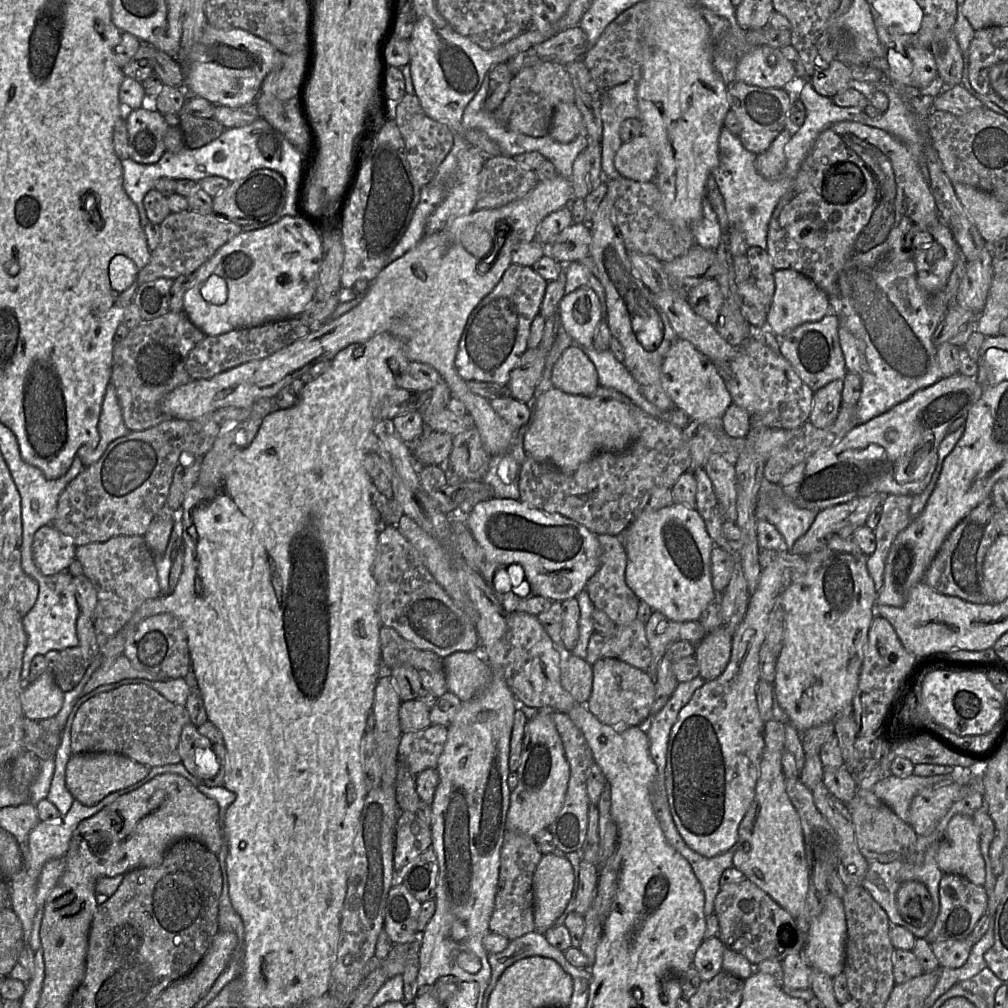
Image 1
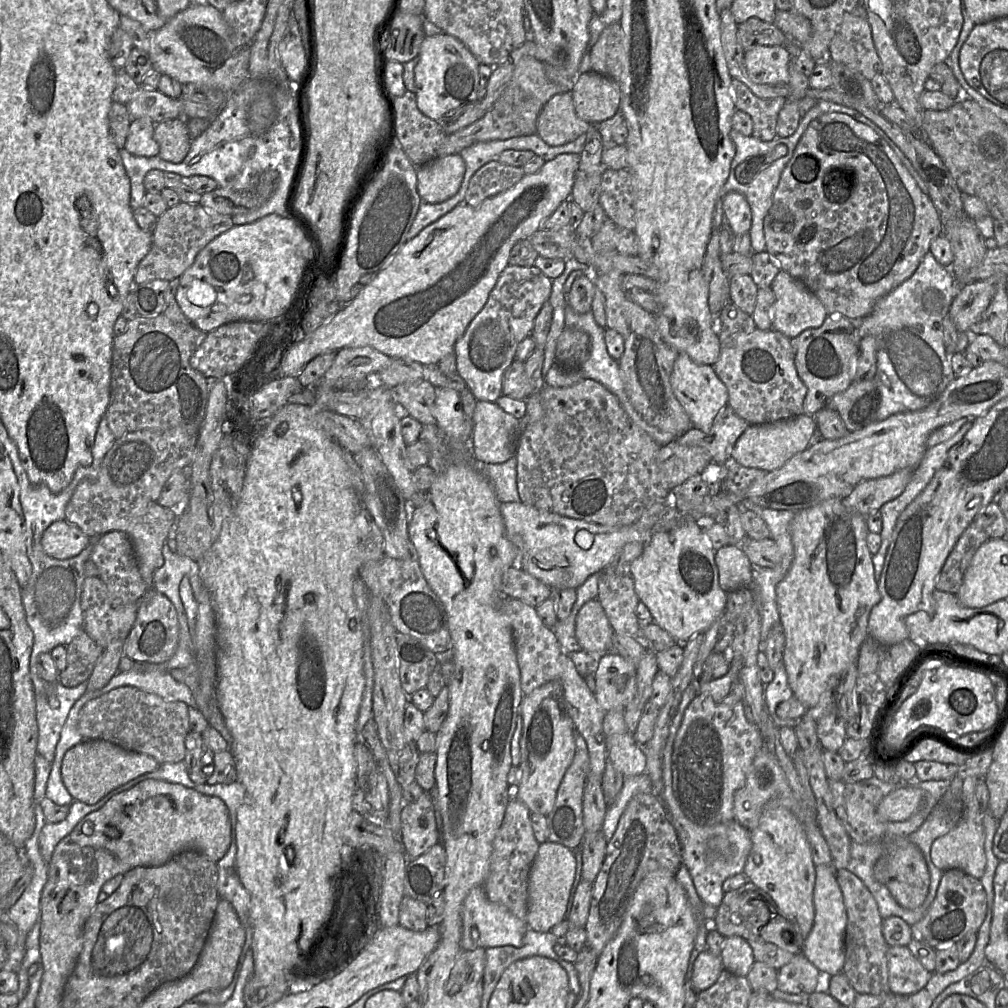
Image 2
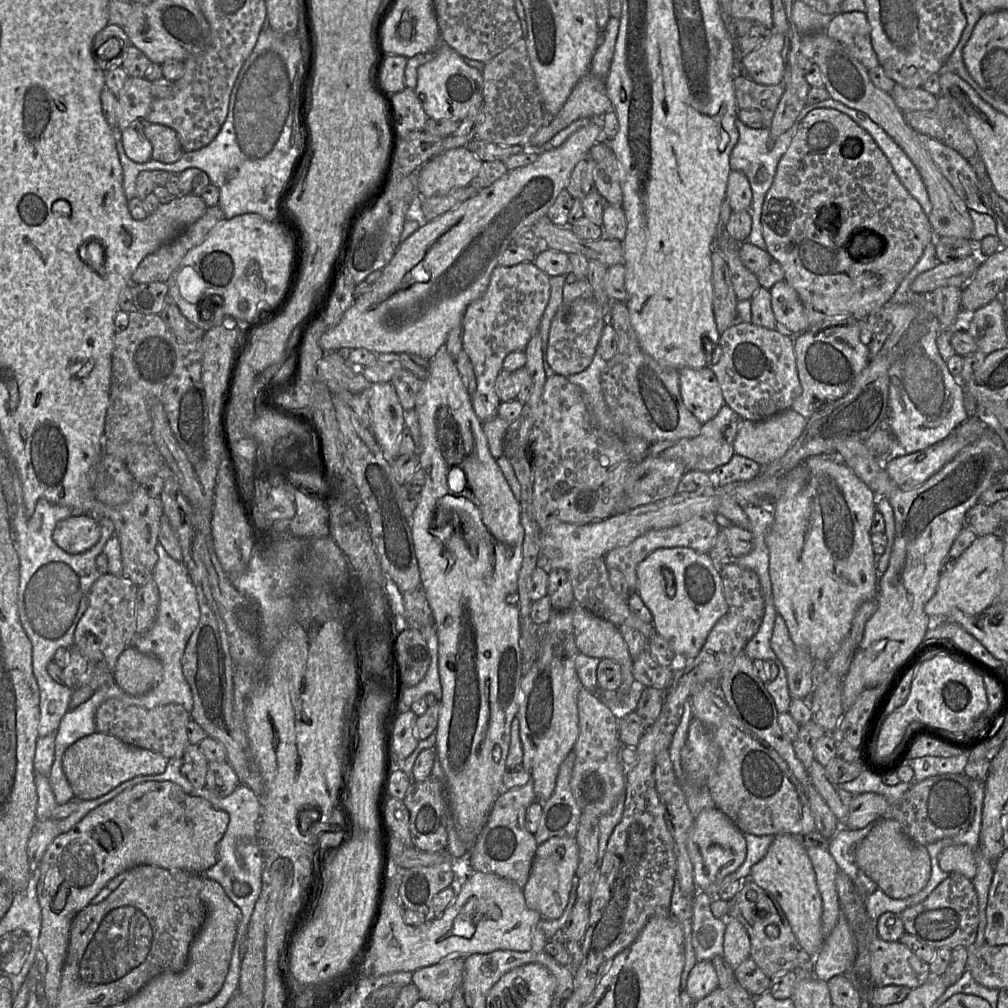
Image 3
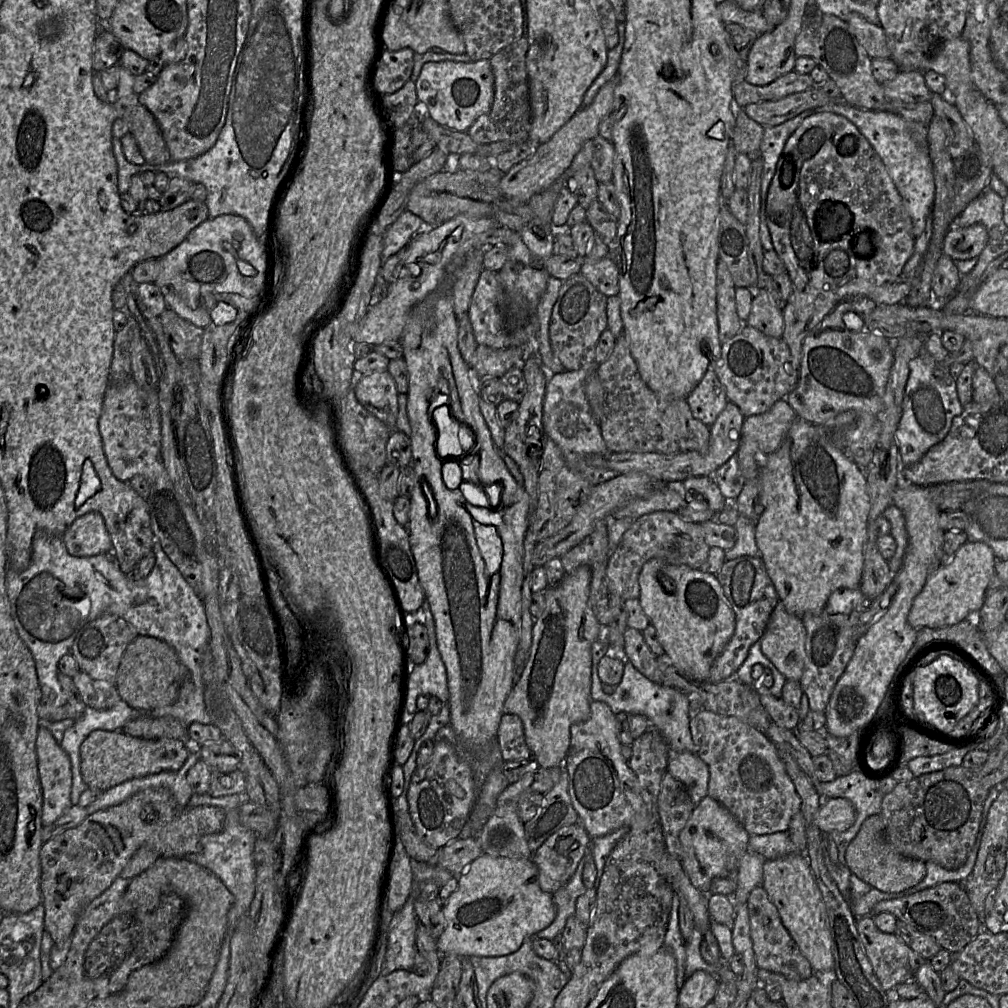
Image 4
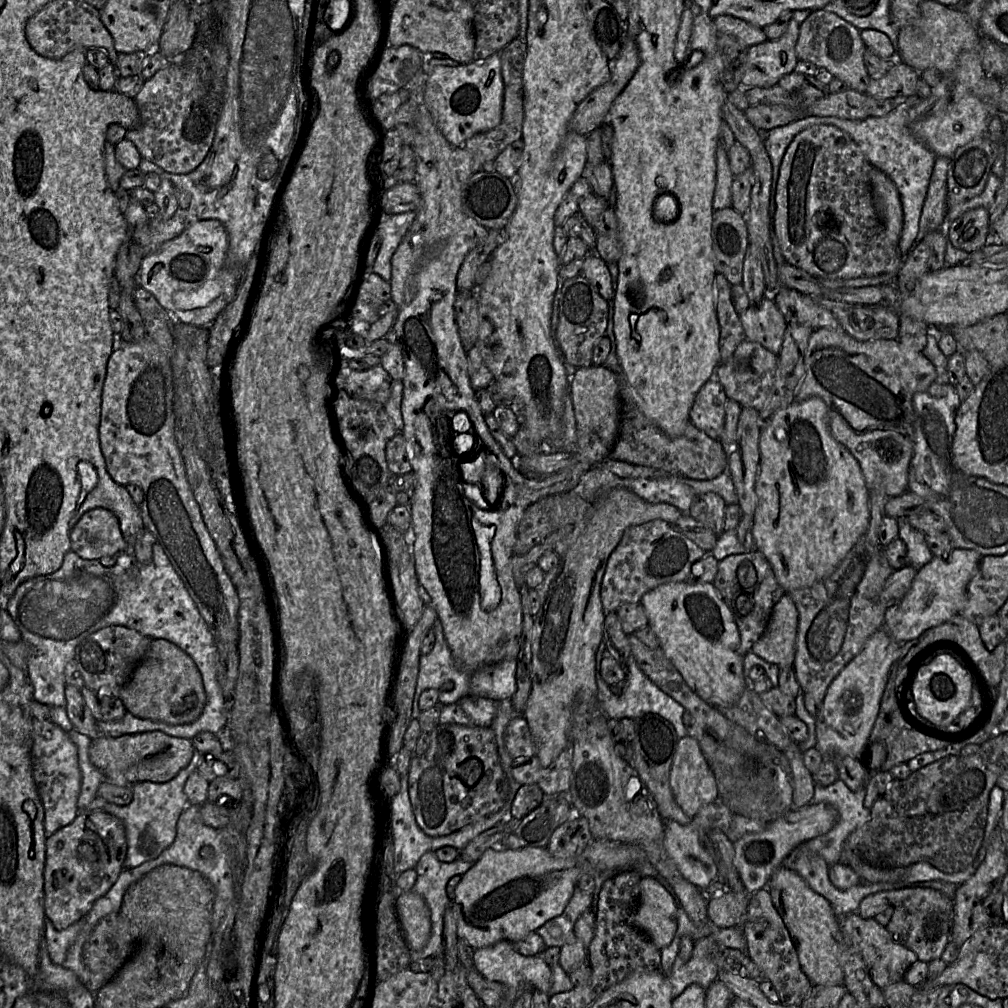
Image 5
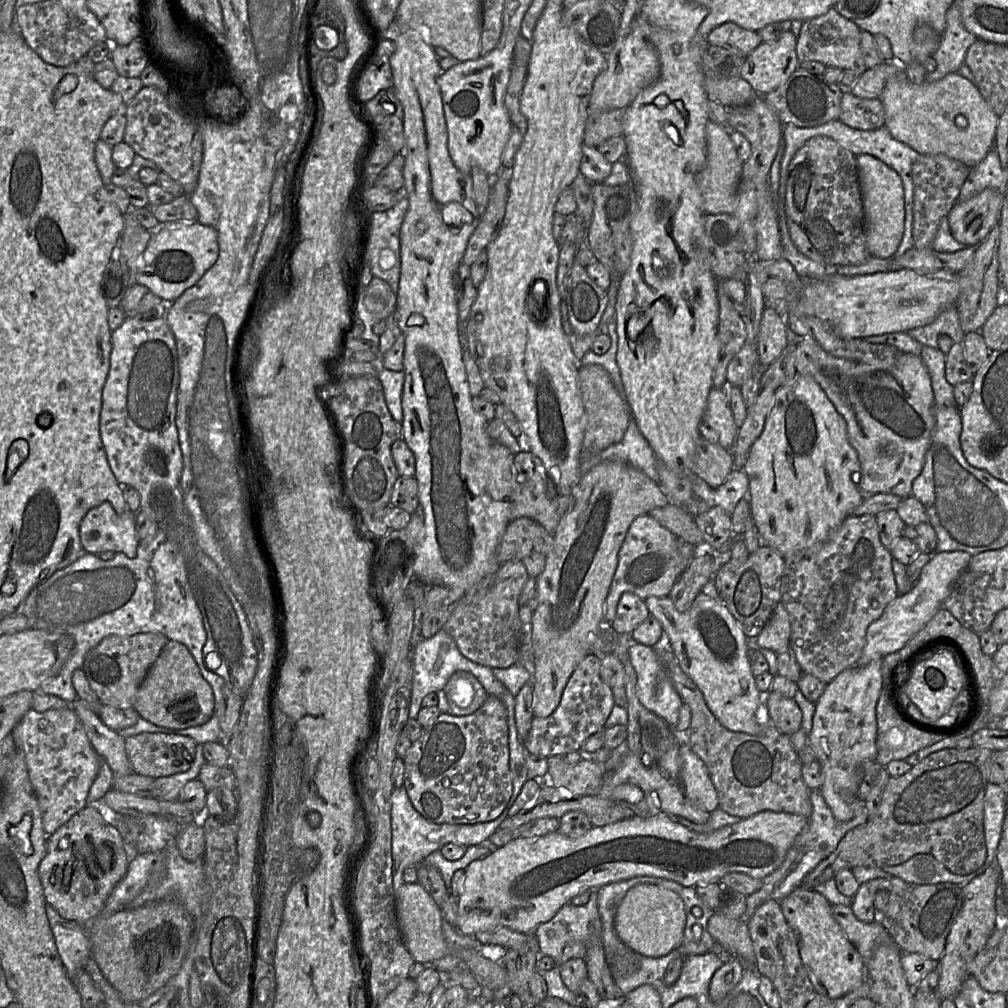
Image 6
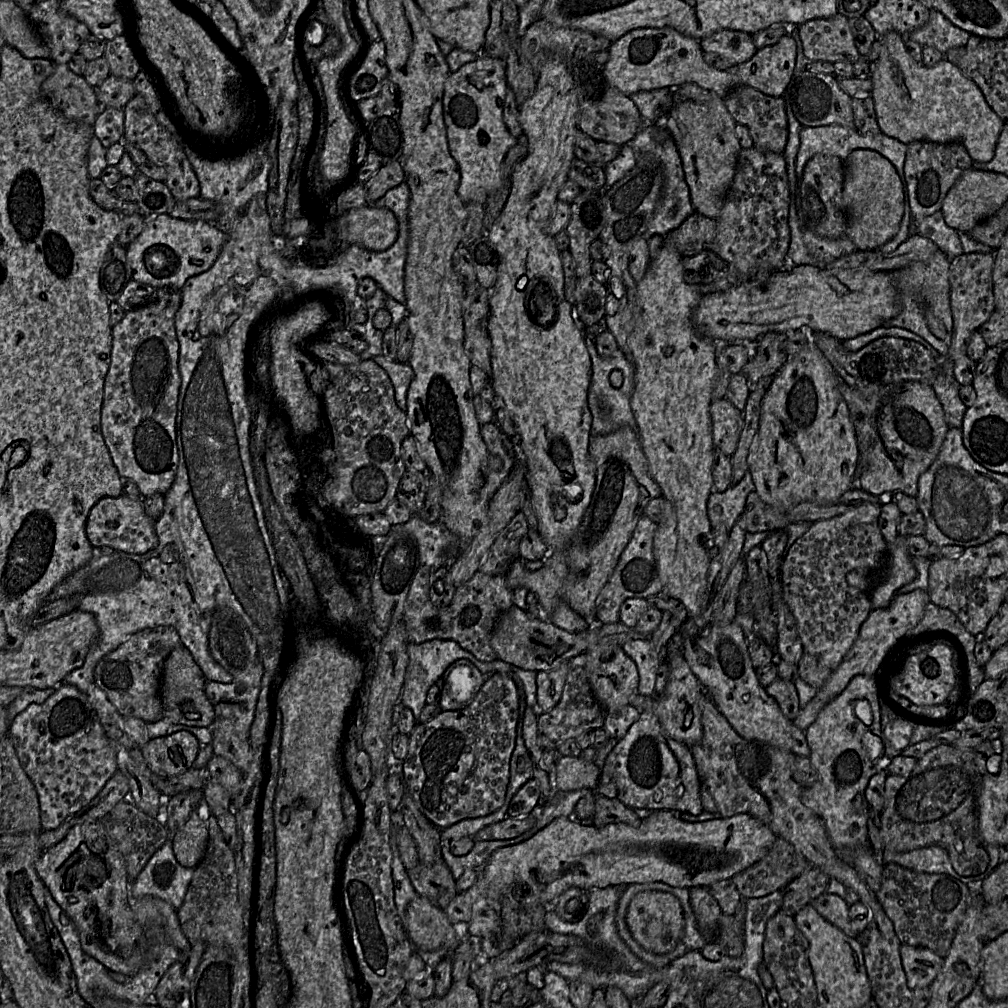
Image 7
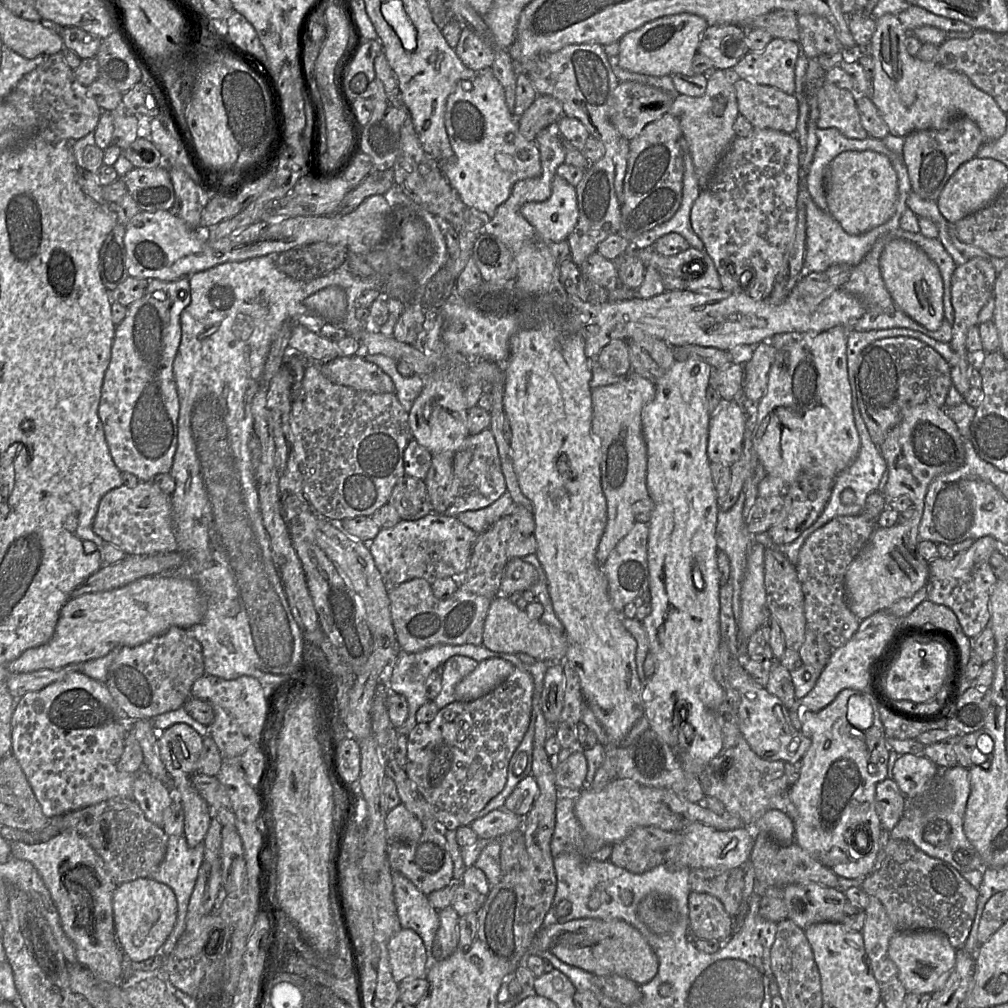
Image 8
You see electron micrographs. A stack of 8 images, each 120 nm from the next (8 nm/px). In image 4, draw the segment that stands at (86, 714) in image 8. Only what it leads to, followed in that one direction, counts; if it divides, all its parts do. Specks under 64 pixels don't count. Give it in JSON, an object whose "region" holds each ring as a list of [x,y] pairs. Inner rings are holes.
{"region":[[[43,723],[37,733],[36,755],[42,792],[41,823],[46,827],[72,806],[71,761]]]}

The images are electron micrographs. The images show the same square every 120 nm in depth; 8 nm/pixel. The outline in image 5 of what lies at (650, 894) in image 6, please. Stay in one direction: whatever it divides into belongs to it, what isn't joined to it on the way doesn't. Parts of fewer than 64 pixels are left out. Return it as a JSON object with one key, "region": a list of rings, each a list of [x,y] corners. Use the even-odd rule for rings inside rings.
{"region":[[[653,877],[640,881],[635,924],[660,950],[668,946],[678,928],[677,906],[672,895]]]}

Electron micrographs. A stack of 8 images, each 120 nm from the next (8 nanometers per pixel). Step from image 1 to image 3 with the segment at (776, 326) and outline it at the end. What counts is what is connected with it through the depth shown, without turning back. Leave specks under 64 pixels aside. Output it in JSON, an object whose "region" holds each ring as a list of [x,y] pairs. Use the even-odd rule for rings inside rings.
{"region":[[[782,280],[769,291],[777,329],[786,330],[792,337],[807,331],[810,324],[795,289],[786,280]]]}

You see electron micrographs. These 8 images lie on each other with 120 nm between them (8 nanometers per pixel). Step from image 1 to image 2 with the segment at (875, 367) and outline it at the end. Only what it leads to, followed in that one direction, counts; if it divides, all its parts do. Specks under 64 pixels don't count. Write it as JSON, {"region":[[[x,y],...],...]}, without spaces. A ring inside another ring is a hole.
{"region":[[[928,251],[915,272],[890,293],[880,298],[872,311],[858,321],[861,337],[871,335],[877,343],[877,370],[873,378],[880,394],[880,404],[876,412],[877,421],[883,421],[897,413],[926,408],[955,379],[950,354],[943,343],[942,321],[949,312],[957,288],[951,270],[941,266]]]}

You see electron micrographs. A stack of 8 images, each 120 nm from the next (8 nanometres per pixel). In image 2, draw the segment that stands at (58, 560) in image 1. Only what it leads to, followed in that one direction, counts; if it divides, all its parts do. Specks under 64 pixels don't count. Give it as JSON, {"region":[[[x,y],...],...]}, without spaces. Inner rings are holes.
{"region":[[[59,520],[50,524],[41,538],[44,552],[59,560],[77,556],[89,543],[90,537],[66,520]]]}

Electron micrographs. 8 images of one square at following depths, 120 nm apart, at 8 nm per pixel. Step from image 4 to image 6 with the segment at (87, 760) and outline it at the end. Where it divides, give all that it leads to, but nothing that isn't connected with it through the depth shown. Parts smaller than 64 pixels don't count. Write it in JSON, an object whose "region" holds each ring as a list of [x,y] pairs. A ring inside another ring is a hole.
{"region":[[[141,733],[125,738],[125,750],[133,773],[154,779],[188,771],[196,755],[196,741],[184,735]]]}

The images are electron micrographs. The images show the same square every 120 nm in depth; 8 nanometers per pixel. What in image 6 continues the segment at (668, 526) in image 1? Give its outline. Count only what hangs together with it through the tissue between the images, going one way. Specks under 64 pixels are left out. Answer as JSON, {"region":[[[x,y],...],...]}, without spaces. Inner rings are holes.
{"region":[[[700,592],[691,607],[680,612],[669,598],[651,596],[646,598],[645,604],[650,612],[662,625],[664,639],[675,655],[681,669],[698,686],[704,695],[706,704],[718,721],[727,729],[750,735],[761,734],[762,726],[769,725],[770,717],[766,703],[756,686],[748,658],[751,641],[743,633],[737,620],[730,613],[725,603],[718,596],[710,596]]]}

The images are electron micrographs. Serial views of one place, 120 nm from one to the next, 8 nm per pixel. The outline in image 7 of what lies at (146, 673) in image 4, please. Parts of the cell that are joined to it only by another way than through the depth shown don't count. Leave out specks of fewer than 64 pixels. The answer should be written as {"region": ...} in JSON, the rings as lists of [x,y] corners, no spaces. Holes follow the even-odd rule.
{"region":[[[181,645],[166,658],[163,665],[160,695],[163,706],[163,719],[171,724],[211,728],[215,719],[214,706],[205,693],[207,679],[195,663],[189,650]]]}

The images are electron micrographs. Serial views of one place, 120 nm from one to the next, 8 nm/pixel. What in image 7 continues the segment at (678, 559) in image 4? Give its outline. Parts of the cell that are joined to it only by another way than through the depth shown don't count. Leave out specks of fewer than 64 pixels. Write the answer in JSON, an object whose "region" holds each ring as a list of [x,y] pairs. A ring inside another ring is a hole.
{"region":[[[647,516],[639,519],[612,575],[596,599],[597,623],[614,624],[619,622],[621,605],[629,598],[647,599],[662,593],[662,584],[653,555],[653,539],[657,526]]]}

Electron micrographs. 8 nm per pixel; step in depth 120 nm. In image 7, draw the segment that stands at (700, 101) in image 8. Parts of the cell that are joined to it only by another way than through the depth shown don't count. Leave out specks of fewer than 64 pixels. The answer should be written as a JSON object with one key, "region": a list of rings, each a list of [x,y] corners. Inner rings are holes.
{"region":[[[713,94],[707,102],[677,101],[663,122],[680,154],[694,210],[716,219],[722,210],[737,169],[741,146],[735,135],[736,122],[724,98]]]}

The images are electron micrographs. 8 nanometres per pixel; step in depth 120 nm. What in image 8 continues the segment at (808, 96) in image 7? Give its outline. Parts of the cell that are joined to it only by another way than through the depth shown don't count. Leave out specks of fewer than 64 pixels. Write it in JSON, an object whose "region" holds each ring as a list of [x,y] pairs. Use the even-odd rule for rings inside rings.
{"region":[[[825,81],[818,91],[819,129],[836,128],[843,135],[852,139],[869,137],[861,124],[856,105],[856,95],[849,90],[839,88]]]}

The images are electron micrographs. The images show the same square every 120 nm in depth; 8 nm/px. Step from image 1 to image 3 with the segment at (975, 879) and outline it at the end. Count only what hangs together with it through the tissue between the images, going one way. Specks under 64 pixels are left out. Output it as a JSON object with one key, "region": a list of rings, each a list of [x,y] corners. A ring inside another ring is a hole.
{"region":[[[952,843],[939,854],[940,868],[947,873],[957,872],[972,880],[977,873],[976,850],[960,844]]]}

